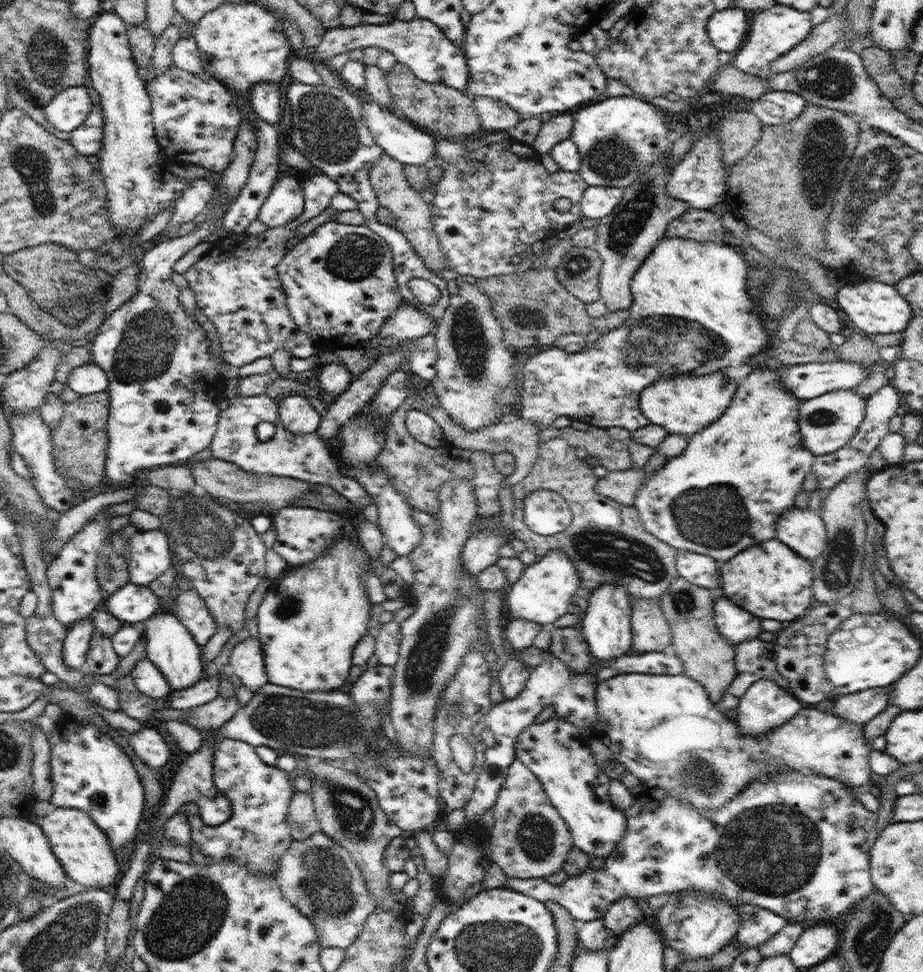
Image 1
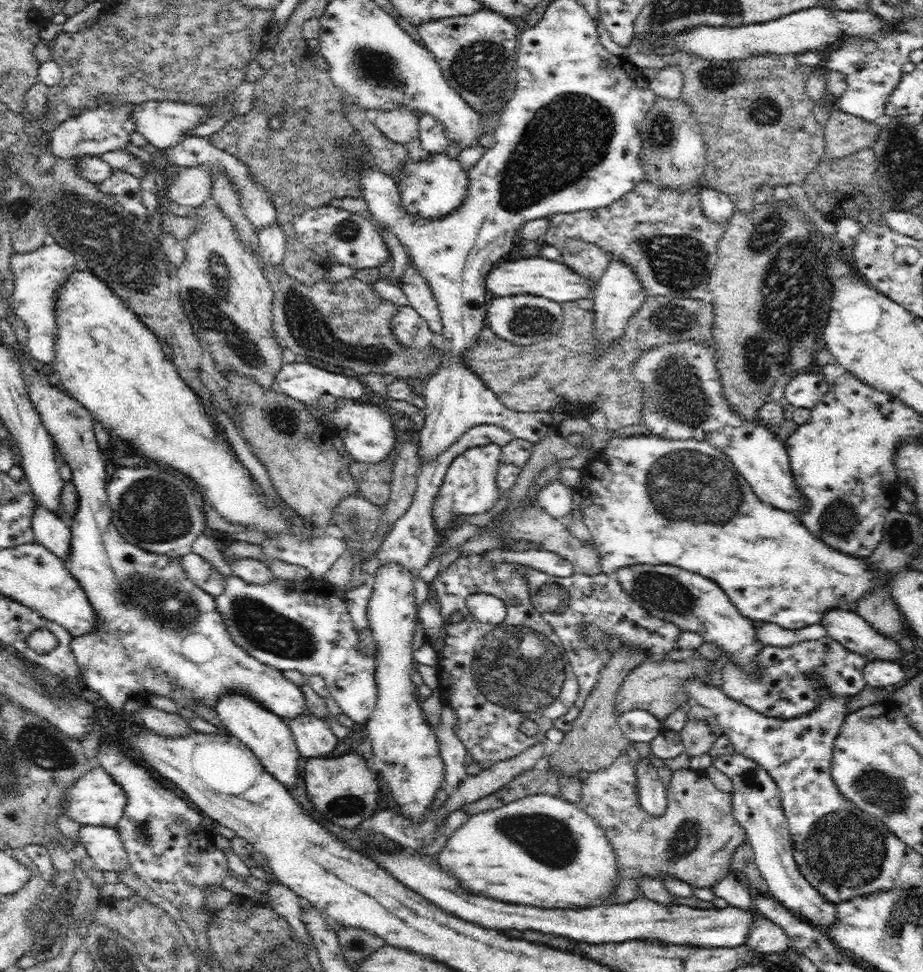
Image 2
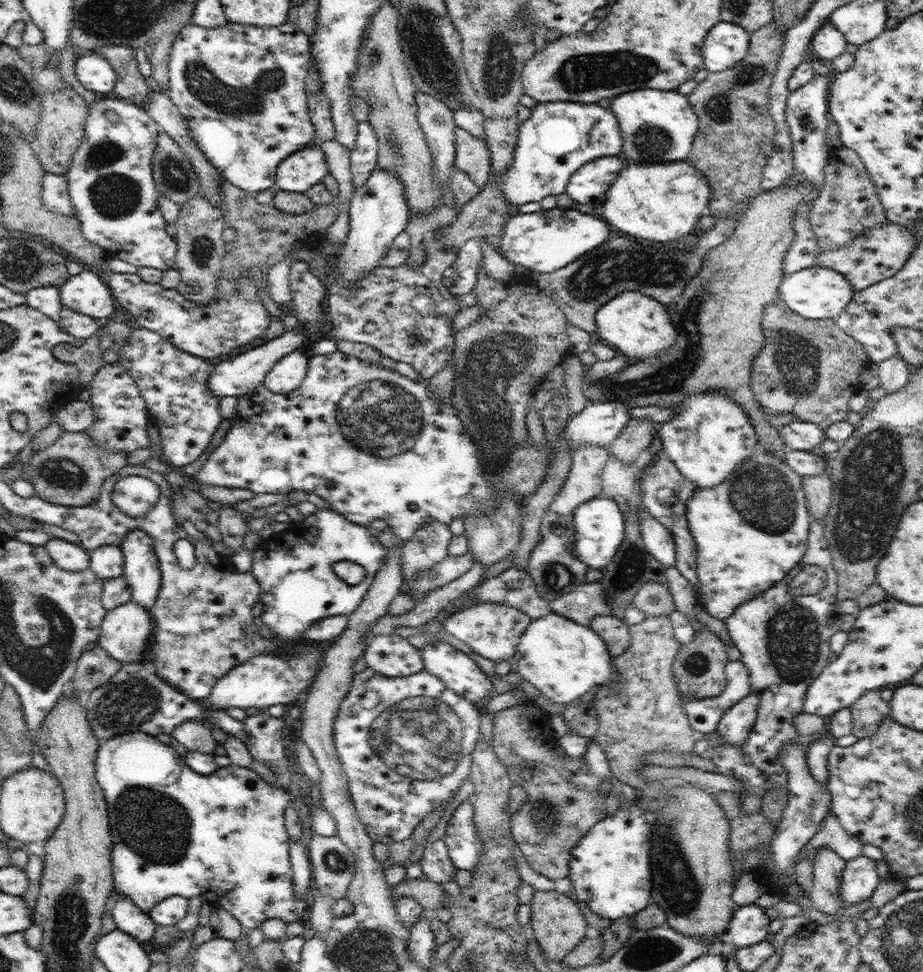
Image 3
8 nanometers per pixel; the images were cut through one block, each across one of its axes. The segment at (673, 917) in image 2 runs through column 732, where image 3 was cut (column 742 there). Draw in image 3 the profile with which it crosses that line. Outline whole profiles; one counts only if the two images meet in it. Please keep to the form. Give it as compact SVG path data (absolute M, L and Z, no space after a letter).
M755 903L736 907L727 931L738 948L752 946L764 941L766 934L770 933L770 920L766 911Z

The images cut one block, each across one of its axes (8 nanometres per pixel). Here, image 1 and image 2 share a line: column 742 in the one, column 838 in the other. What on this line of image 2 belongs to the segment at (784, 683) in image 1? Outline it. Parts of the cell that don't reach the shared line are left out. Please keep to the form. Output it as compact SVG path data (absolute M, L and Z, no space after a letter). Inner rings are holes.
M828 635L818 640L795 642L792 646L763 646L754 659L758 663L758 670L752 674L747 674L745 670L728 661L725 670L721 672L723 684L720 688L728 698L733 698L769 718L789 720L806 715L820 706L819 702L828 693L853 696L867 685L863 675L867 658L846 649ZM807 672L813 672L811 681ZM818 685L826 687L826 690L819 690Z

